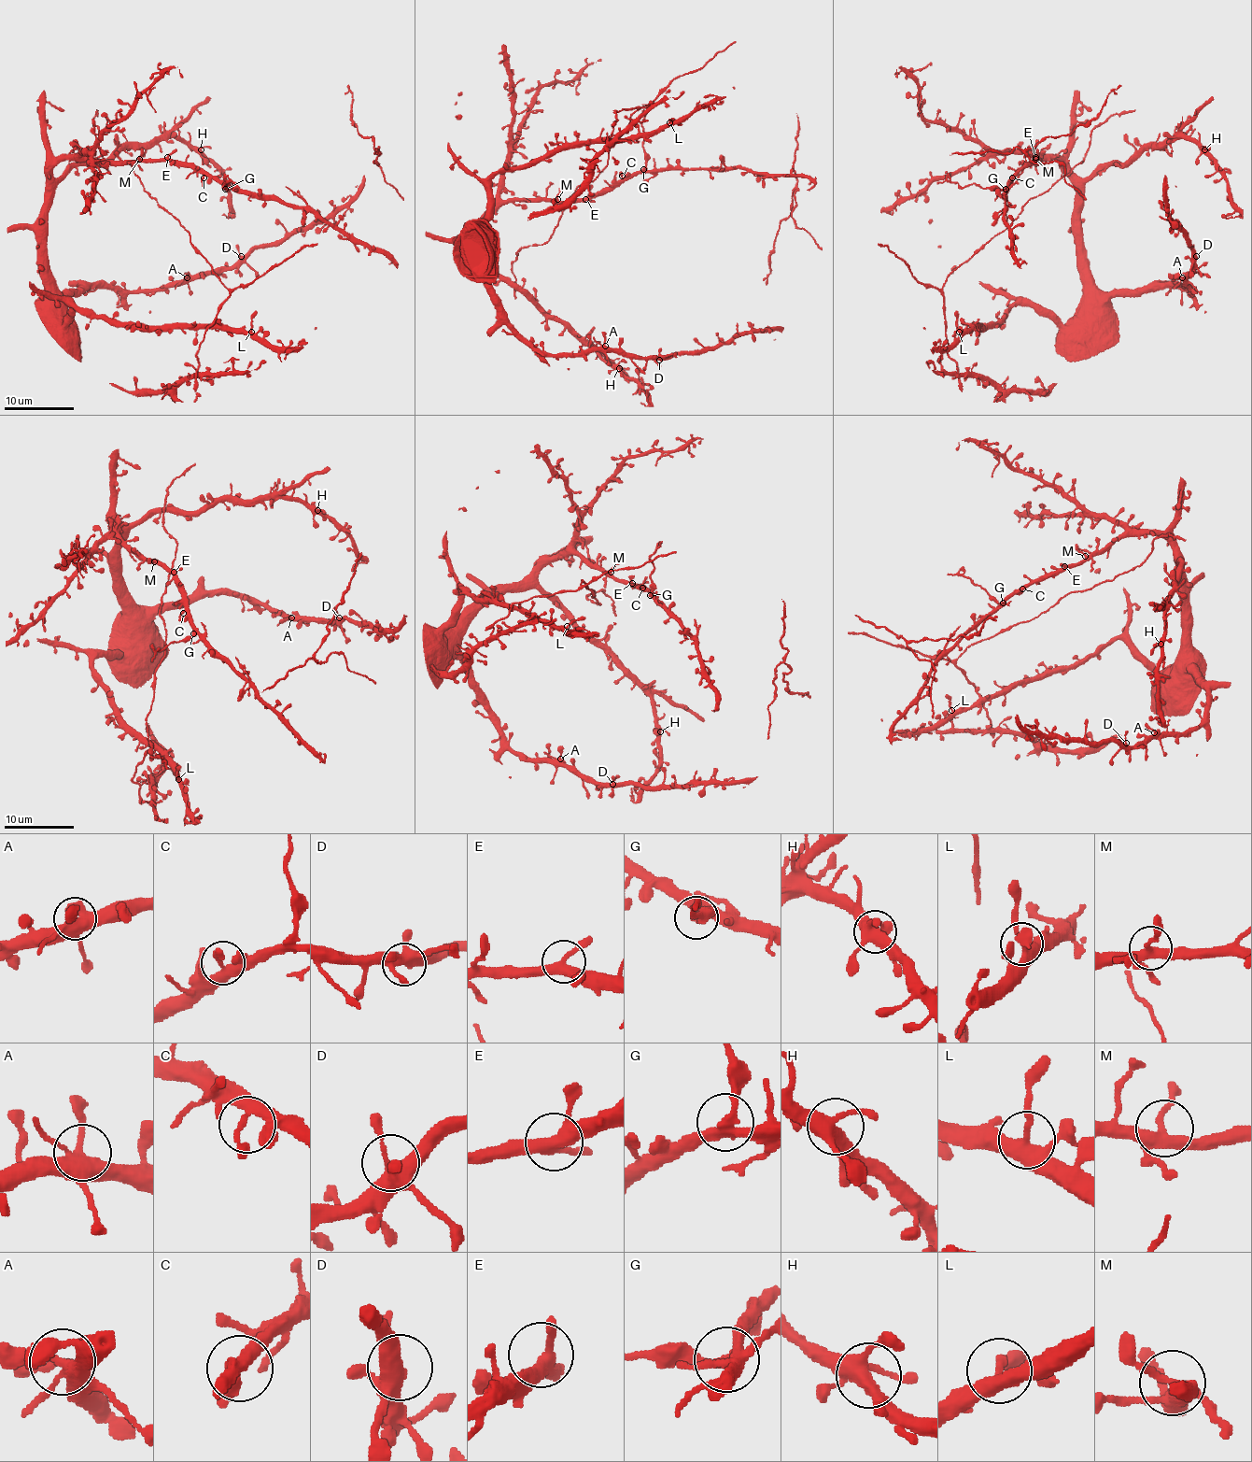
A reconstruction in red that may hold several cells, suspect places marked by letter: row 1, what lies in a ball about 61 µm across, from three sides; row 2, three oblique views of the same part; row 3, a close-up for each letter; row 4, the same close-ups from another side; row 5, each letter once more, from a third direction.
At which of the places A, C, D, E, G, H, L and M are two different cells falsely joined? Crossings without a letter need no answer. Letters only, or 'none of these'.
G

